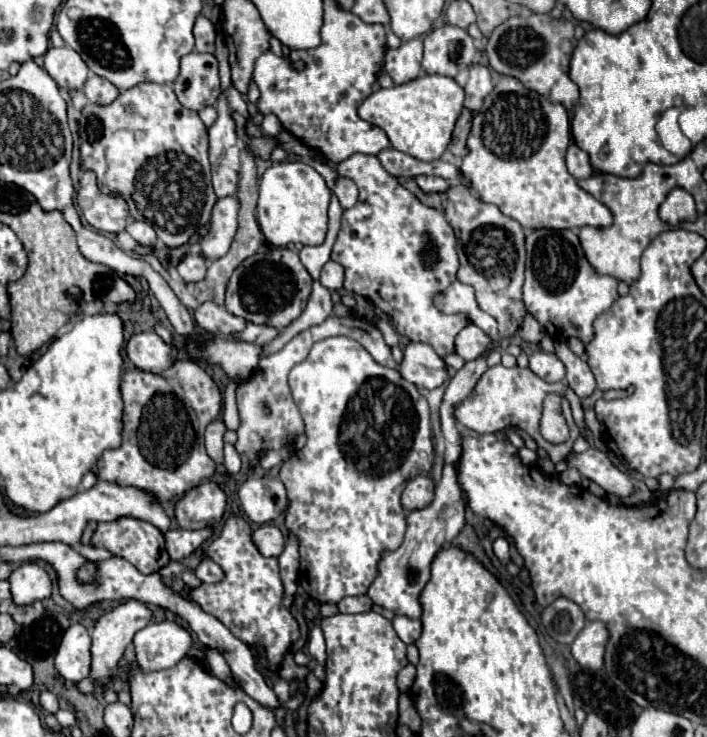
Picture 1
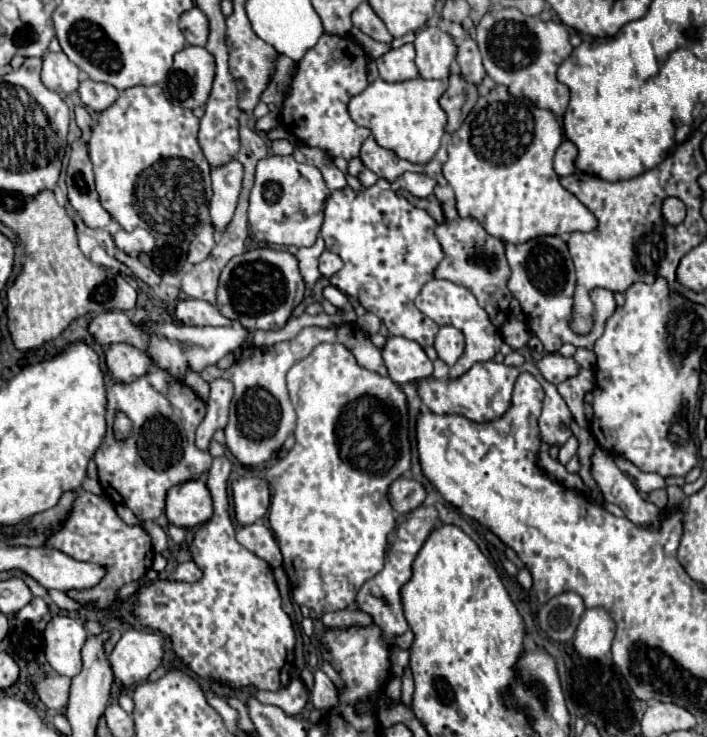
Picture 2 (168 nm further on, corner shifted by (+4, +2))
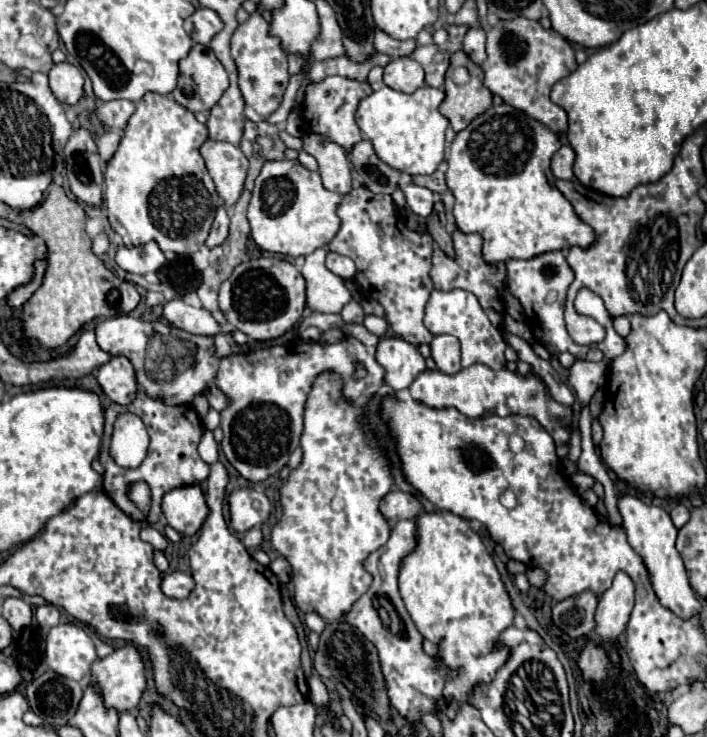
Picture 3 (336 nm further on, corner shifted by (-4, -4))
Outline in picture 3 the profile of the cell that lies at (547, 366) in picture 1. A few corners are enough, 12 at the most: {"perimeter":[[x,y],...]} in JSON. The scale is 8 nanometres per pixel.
{"perimeter":[[576,360],[568,368],[568,386],[578,402],[588,406],[604,384],[608,360],[596,364]]}

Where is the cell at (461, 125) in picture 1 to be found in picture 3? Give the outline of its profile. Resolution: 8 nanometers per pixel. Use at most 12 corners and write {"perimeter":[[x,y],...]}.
{"perimeter":[[464,52],[450,68],[464,66],[470,82],[446,78],[440,112],[454,132],[464,130],[492,106],[484,72]]}

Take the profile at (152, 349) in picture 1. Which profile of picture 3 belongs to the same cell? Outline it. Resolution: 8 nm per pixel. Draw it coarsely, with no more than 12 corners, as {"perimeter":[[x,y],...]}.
{"perimeter":[[126,356],[98,368],[104,394],[118,404],[136,396],[138,382]]}

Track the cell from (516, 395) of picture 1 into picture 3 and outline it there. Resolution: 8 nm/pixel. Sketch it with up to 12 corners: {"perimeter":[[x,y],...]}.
{"perimeter":[[484,364],[422,372],[412,398],[468,418],[534,416],[556,446],[572,408],[536,374]]}

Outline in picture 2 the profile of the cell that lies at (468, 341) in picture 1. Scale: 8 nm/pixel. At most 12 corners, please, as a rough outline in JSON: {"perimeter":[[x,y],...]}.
{"perimeter":[[442,326],[434,348],[452,366],[464,352],[464,334]]}

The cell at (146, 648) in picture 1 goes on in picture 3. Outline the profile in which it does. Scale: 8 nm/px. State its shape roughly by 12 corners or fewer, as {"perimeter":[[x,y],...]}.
{"perimeter":[[134,644],[94,662],[106,706],[126,712],[146,690],[146,664]]}

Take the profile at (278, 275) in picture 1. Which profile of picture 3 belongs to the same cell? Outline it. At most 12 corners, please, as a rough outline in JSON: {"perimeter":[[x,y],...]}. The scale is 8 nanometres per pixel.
{"perimeter":[[286,260],[238,264],[220,310],[252,340],[302,318],[306,280]]}

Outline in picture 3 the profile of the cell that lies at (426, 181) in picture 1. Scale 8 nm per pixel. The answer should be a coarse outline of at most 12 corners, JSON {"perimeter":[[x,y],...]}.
{"perimeter":[[418,184],[402,188],[406,206],[418,216],[428,216],[434,194]]}

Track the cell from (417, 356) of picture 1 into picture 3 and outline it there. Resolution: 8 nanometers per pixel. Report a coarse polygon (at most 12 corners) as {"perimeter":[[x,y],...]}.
{"perimeter":[[382,338],[376,360],[386,384],[408,388],[426,370],[418,348],[402,338]]}

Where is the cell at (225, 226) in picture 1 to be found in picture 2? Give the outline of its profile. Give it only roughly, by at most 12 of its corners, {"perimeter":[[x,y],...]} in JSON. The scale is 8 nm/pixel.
{"perimeter":[[212,168],[210,218],[224,230],[238,204],[244,168]]}

